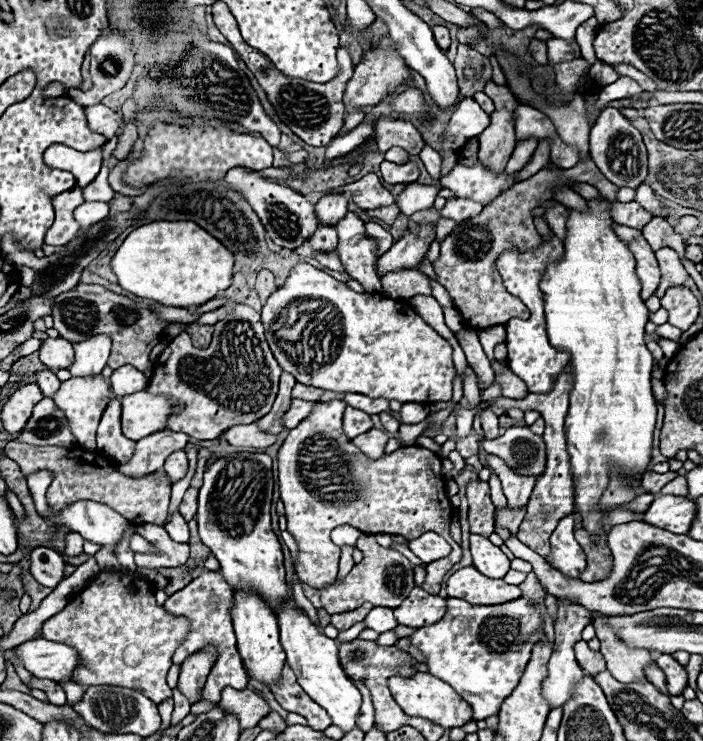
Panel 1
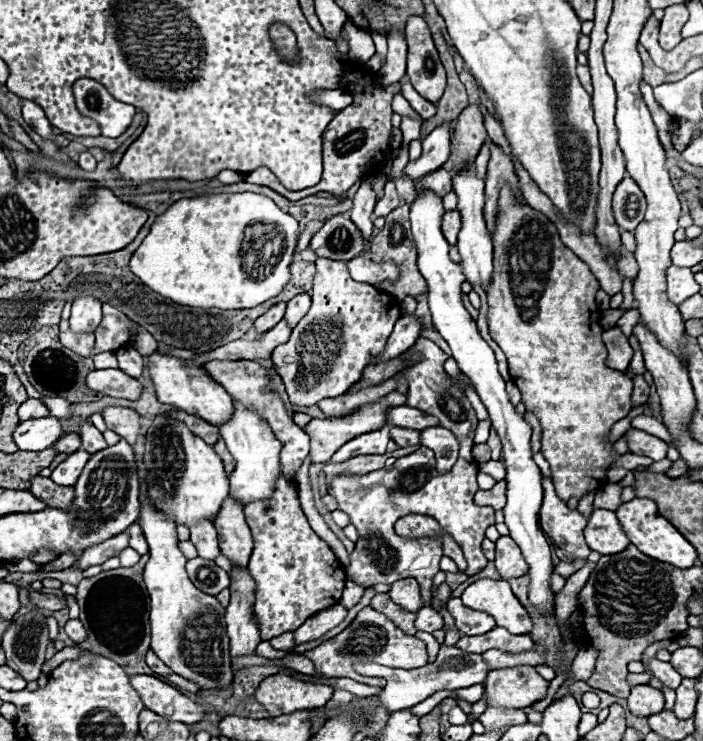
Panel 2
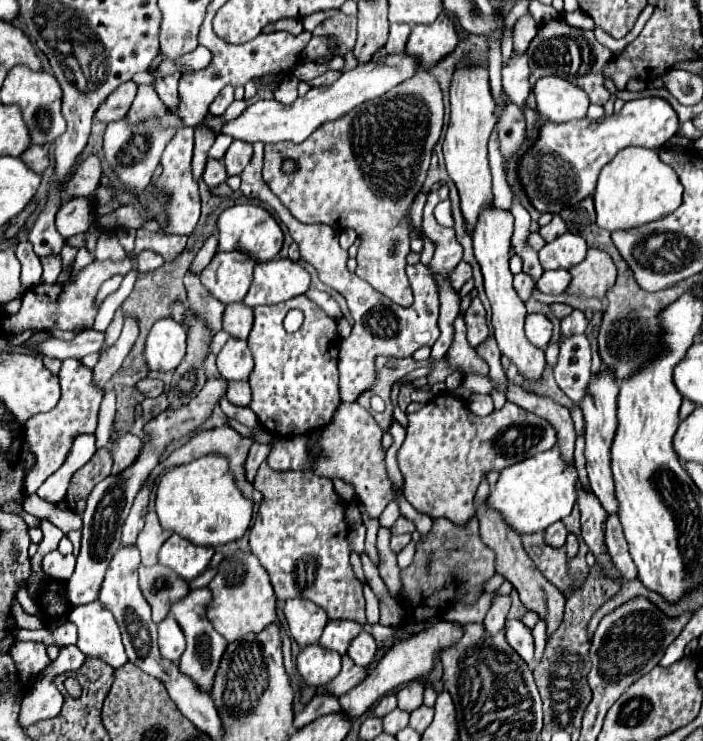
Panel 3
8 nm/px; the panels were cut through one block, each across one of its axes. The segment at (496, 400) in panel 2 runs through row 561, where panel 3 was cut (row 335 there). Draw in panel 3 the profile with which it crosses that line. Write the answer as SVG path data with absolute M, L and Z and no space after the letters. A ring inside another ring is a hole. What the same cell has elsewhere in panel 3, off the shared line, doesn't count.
M528 314L526 316L526 326L524 326L526 338L536 346L536 348L546 348L552 336L552 322L544 314Z

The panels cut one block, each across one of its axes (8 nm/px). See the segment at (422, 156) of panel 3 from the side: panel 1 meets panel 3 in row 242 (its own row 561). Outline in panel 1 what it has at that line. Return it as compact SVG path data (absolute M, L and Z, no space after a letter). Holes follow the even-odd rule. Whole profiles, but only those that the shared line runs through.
M362 533L355 545L355 548L363 552L363 560L354 564L350 574L344 578L342 584L332 584L328 588L322 588L322 608L332 612L350 612L352 608L358 608L364 602L372 602L376 606L388 606L398 608L404 602L404 596L412 592L414 588L414 568L410 560L400 554L394 548L382 548L376 542L375 535Z

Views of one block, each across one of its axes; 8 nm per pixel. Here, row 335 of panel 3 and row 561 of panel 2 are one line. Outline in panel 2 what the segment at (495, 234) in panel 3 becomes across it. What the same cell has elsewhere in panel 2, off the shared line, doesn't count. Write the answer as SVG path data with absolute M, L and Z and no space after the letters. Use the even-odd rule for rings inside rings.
M500 536L496 540L496 570L502 580L528 574L528 564L524 562L520 548L510 536Z

